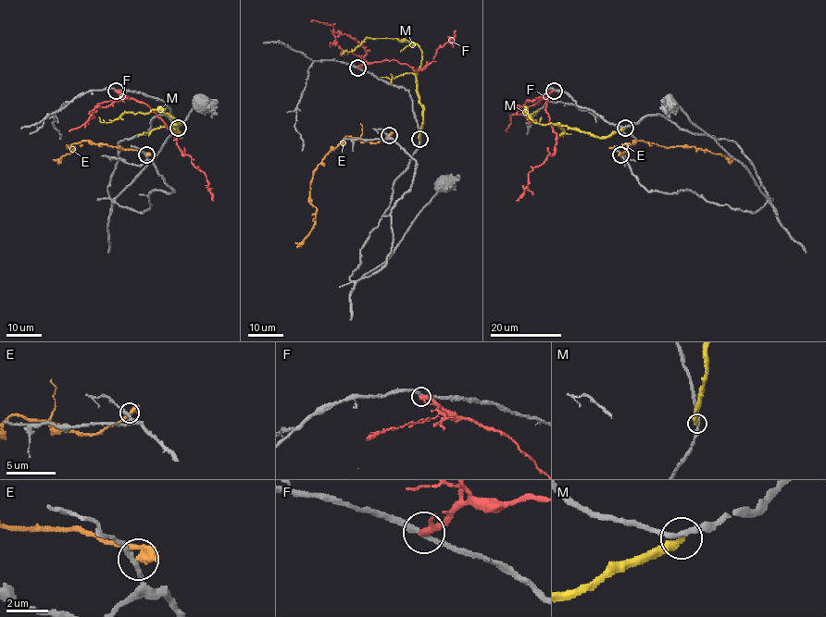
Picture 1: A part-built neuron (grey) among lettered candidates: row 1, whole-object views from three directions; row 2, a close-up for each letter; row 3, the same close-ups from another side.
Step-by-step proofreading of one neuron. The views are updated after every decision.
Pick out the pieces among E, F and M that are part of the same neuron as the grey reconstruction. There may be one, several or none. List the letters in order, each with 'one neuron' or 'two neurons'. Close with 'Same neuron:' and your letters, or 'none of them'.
E: two neurons
F: two neurons
M: two neurons
Same neuron: none of them

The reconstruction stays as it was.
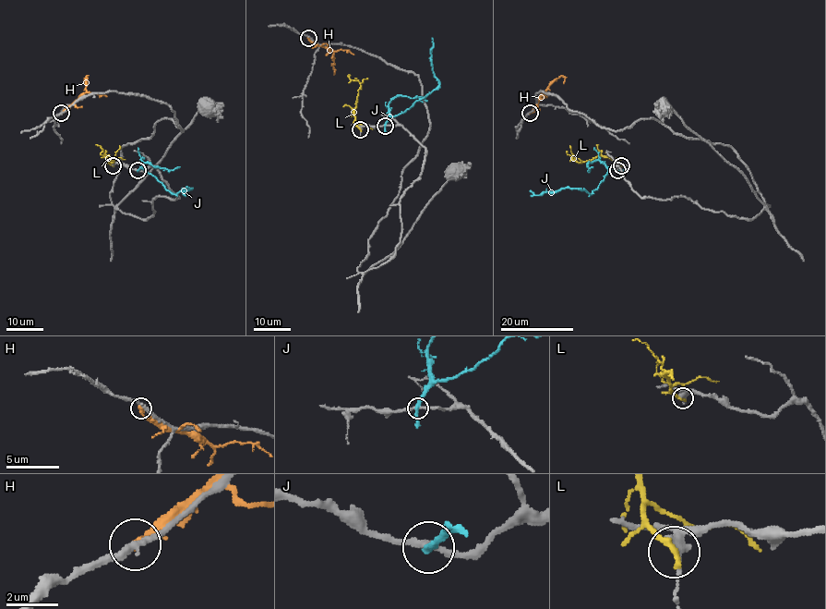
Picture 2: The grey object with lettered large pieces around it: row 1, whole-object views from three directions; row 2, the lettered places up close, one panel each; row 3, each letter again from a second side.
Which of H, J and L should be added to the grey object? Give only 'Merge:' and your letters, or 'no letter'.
Merge: no letter

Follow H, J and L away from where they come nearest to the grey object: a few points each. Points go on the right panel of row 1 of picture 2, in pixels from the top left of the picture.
H: (530, 113), (536, 107), (538, 98), (561, 76), (565, 78), (564, 83)
J: (617, 170), (610, 167), (590, 194), (585, 189), (565, 188), (543, 191), (539, 195), (530, 190)
L: (621, 164), (604, 156), (576, 162), (567, 151)

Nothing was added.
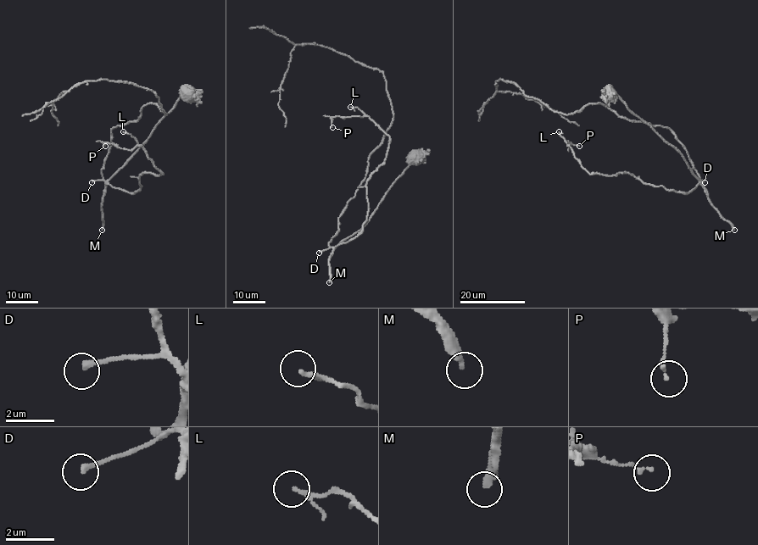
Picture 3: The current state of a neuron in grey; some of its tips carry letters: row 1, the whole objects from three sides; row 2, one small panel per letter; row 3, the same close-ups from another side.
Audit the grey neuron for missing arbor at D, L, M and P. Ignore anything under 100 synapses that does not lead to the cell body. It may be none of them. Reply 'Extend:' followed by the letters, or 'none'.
Extend: M

